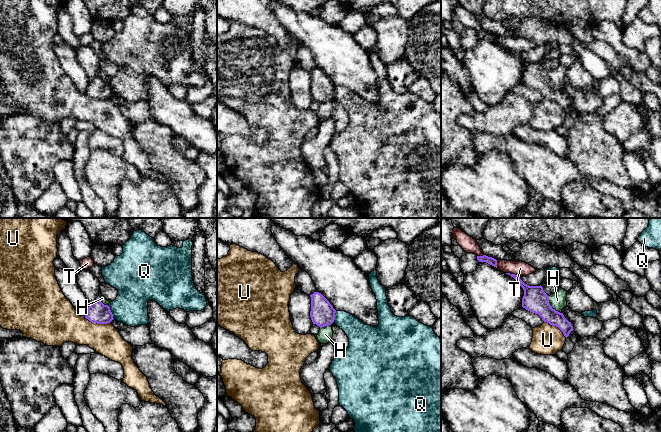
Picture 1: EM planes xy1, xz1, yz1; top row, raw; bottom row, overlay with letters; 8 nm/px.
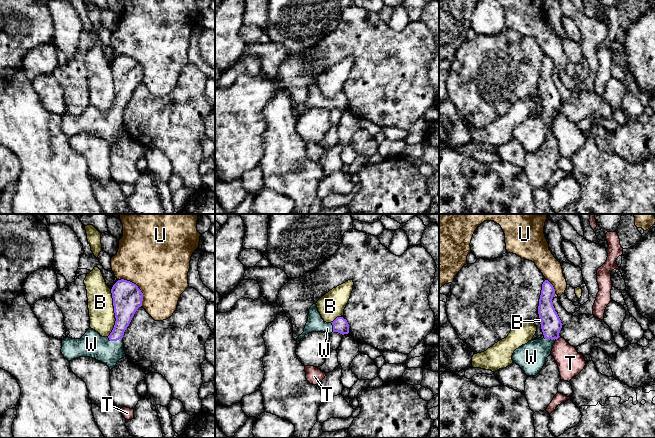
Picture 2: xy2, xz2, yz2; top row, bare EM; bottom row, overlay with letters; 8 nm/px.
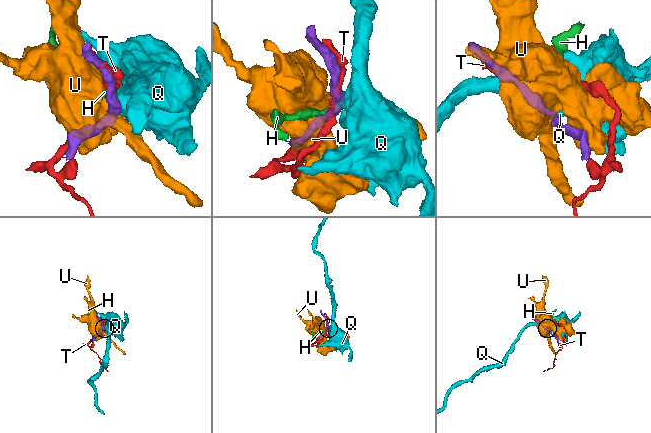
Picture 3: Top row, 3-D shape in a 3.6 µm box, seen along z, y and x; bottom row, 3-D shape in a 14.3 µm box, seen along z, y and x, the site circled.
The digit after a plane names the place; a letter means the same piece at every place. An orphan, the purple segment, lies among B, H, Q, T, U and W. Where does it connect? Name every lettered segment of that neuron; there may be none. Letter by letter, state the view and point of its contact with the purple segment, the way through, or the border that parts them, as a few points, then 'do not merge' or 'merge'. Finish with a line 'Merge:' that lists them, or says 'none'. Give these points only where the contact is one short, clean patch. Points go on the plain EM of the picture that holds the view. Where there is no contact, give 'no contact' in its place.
B: contact xy2 (114, 88); border xy2 (111, 65), (115, 100), (107, 112); do not merge
H: contact yz1 (551, 82); border yz1 (548, 72), (550, 81), (561, 89); do not merge
Q: contact xy1 (111, 88); border xy1 (108, 82), (114, 94); do not merge
T: contact yz1 (513, 50); do not merge
U: contact xy2 (137, 62); do not merge
W: contact xy2 (115, 116); way xy2 (124, 87), (123, 96), (115, 116), (111, 120), (91, 120); merge
Merge: W

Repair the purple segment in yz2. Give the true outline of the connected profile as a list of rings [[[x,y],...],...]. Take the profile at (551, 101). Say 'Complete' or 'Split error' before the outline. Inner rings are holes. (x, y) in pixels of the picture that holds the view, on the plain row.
Split error. [[[545,56],[542,60],[538,82],[543,111],[539,115],[522,121],[512,131],[513,139],[519,141],[527,152],[536,152],[542,146],[555,117],[560,113],[562,99],[553,82],[554,70],[553,61]]]

